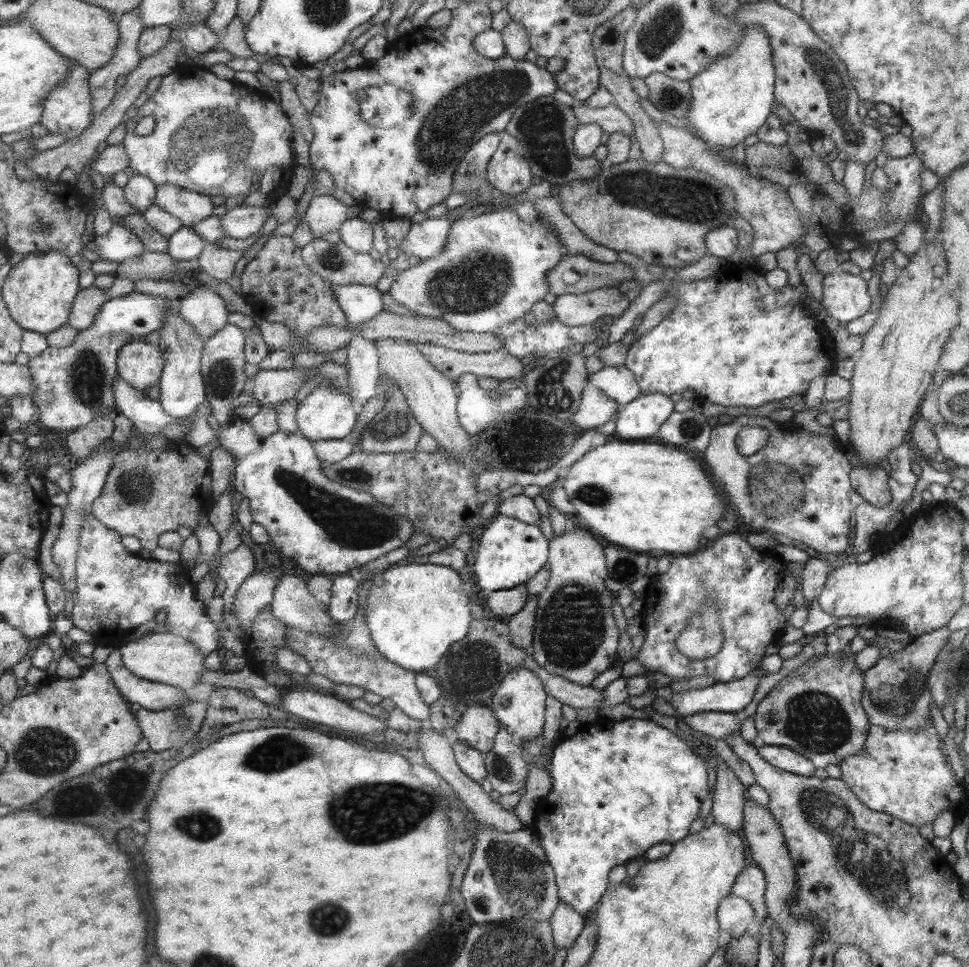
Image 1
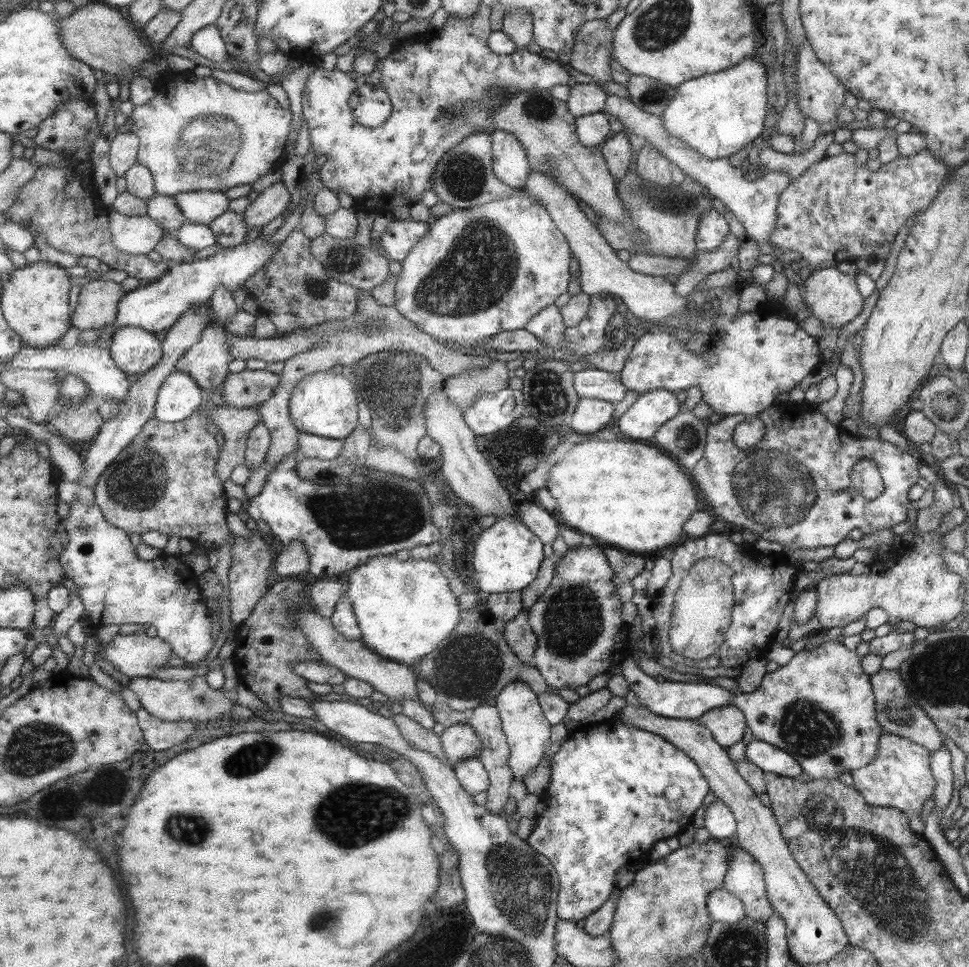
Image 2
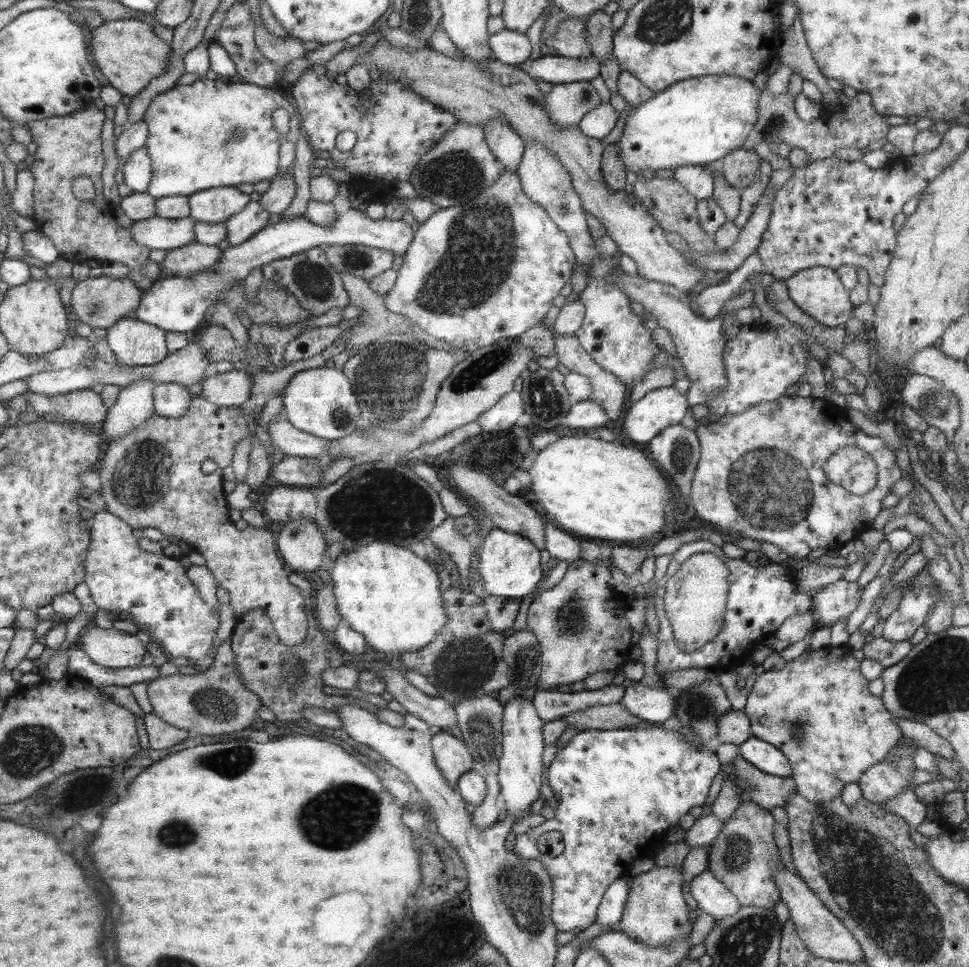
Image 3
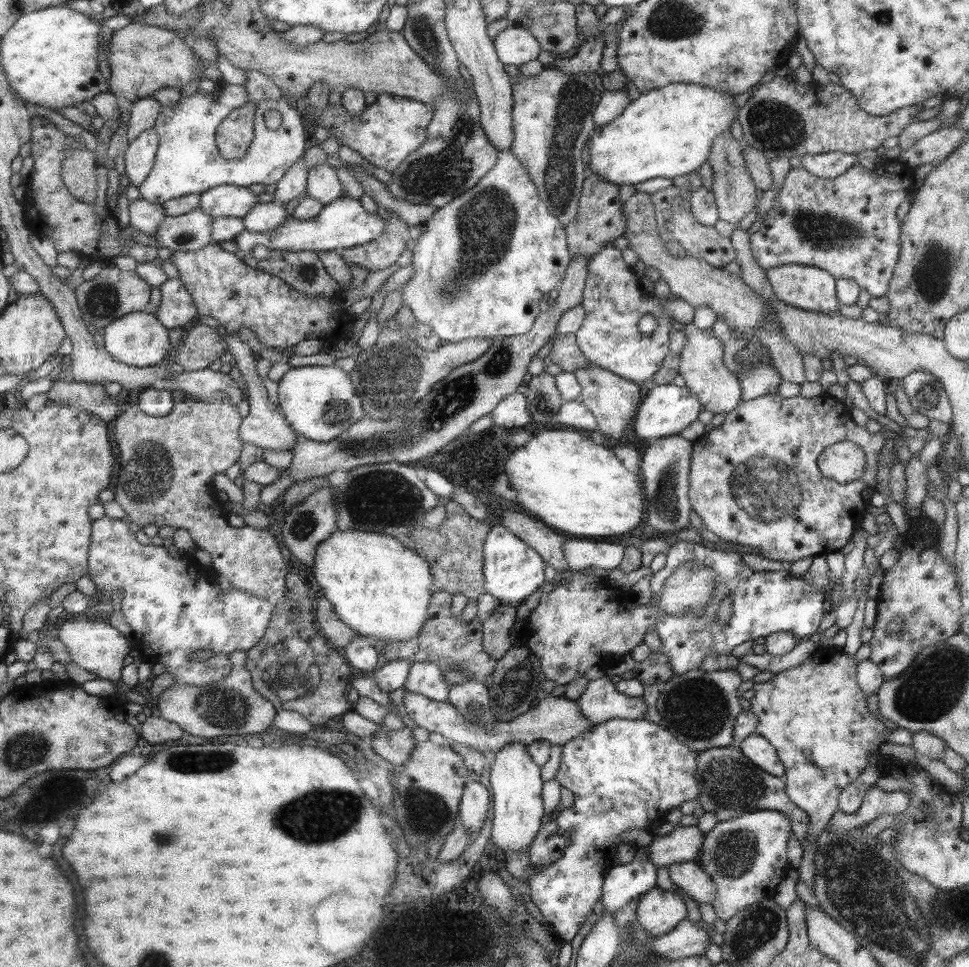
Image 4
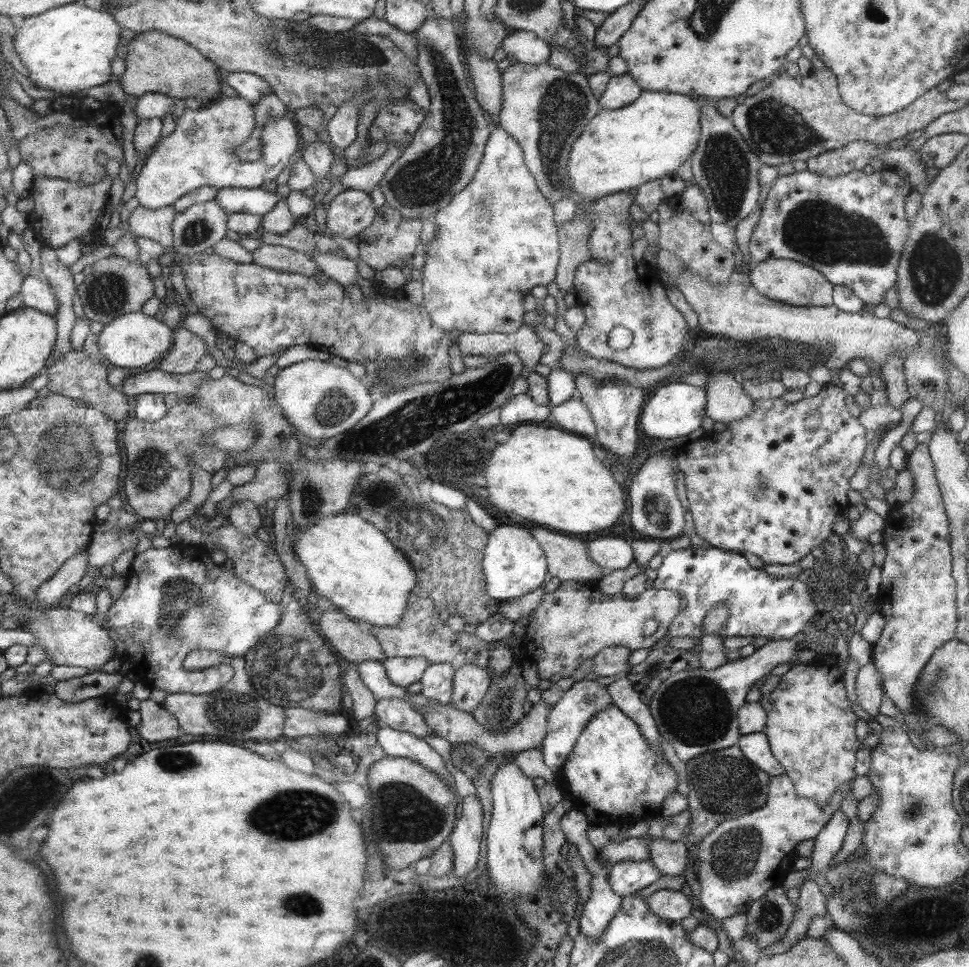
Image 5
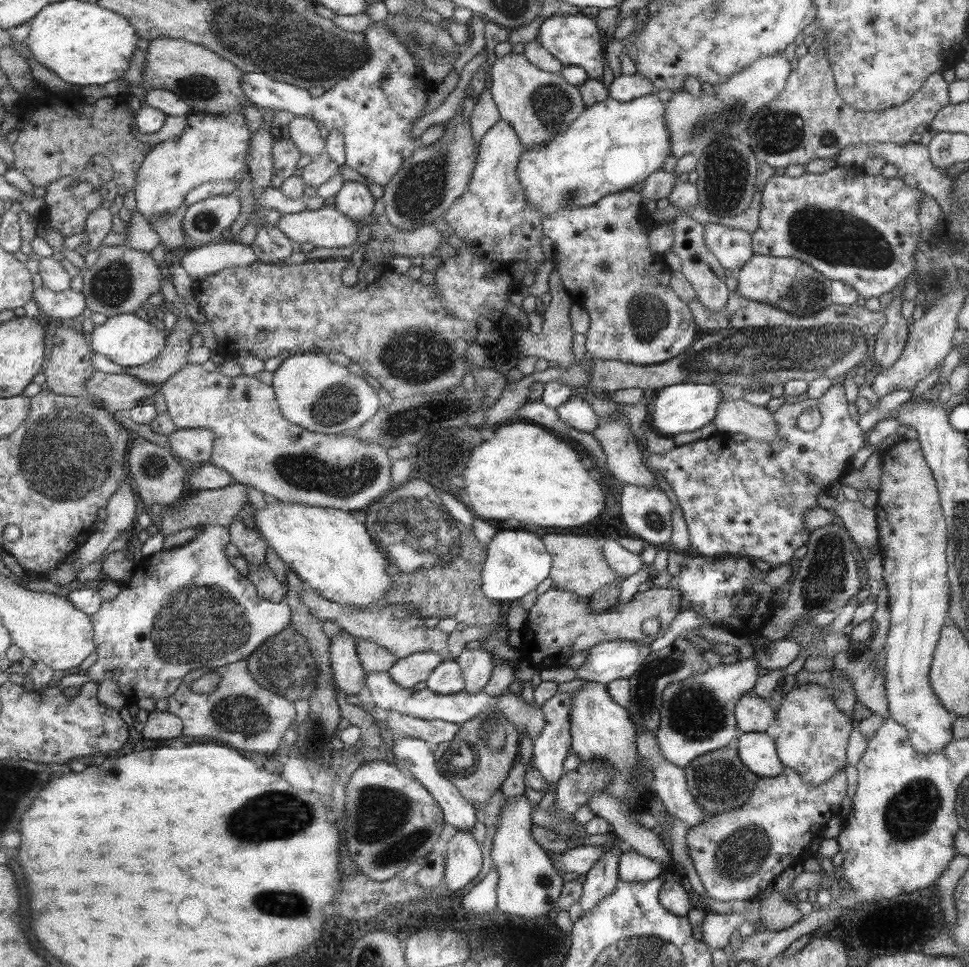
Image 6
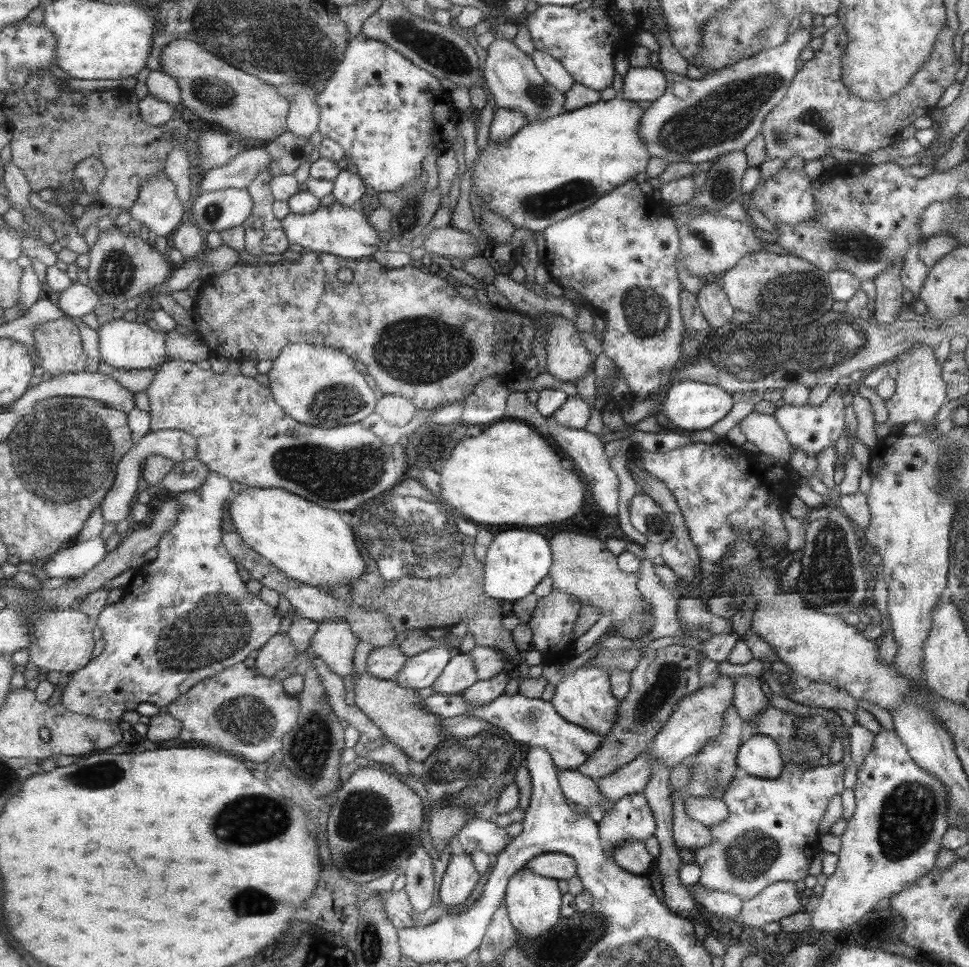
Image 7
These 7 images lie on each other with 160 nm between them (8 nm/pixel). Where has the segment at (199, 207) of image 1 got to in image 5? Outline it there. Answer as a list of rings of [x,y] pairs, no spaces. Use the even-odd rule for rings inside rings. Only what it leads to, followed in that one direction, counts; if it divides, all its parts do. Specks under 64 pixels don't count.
[[[220,188],[216,190],[214,201],[225,211],[225,215],[244,213],[263,217],[278,200],[275,191],[262,188]]]

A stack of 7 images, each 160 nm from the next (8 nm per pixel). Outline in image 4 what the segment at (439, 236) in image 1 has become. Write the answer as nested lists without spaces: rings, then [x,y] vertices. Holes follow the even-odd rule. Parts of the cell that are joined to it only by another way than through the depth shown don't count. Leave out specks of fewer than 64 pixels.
[[[339,197],[323,209],[317,216],[310,220],[295,220],[290,216],[281,226],[273,230],[263,232],[247,232],[245,229],[239,234],[240,256],[252,255],[251,250],[255,246],[265,246],[267,250],[275,252],[301,252],[320,250],[335,251],[361,246],[367,242],[376,240],[385,229],[384,220],[376,214],[368,214],[363,210],[358,199]],[[169,279],[160,286],[160,303],[156,306],[154,315],[169,328],[183,327],[187,329],[196,321],[198,310],[191,302],[191,295],[185,290],[183,281]]]

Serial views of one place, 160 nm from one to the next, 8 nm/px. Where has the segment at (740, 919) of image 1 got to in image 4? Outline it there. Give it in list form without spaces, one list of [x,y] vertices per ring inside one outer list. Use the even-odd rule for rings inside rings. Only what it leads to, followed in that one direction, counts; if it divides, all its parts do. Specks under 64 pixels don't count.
[[[683,861],[667,865],[668,876],[681,891],[698,904],[712,904],[716,899],[715,884],[697,861]]]

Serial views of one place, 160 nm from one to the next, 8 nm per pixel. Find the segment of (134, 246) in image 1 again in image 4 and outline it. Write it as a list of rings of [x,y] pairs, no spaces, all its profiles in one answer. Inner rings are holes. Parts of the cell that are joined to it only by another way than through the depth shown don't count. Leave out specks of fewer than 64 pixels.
[[[195,208],[182,216],[168,217],[156,232],[156,242],[169,251],[199,250],[212,240],[212,218]]]

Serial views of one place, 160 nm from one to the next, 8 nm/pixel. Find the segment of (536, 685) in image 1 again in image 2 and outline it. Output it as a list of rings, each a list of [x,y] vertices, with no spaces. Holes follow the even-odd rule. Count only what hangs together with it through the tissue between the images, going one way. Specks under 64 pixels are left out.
[[[509,682],[496,697],[494,707],[497,709],[502,731],[506,736],[509,747],[508,767],[512,772],[512,780],[522,782],[522,776],[528,773],[539,761],[543,754],[543,746],[549,738],[548,719],[538,702],[538,696],[529,690],[523,682]]]

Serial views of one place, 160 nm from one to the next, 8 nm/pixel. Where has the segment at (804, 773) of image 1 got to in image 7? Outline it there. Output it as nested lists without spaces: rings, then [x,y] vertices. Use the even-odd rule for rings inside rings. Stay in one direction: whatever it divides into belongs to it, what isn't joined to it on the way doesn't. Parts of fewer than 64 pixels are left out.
[[[753,733],[740,744],[735,759],[739,768],[760,779],[779,777],[783,772],[784,761],[780,747],[767,735]]]

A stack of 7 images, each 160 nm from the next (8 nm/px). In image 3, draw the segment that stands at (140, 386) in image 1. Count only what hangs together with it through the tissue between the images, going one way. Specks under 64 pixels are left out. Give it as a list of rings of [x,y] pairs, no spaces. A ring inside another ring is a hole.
[[[127,316],[107,330],[107,342],[121,365],[157,365],[170,356],[165,332],[159,326]]]

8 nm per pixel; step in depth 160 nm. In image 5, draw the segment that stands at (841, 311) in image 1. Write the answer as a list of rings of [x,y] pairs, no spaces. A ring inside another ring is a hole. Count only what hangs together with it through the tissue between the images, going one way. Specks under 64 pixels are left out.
[[[773,258],[753,263],[748,281],[767,298],[791,306],[831,306],[831,284],[817,269],[785,258]]]

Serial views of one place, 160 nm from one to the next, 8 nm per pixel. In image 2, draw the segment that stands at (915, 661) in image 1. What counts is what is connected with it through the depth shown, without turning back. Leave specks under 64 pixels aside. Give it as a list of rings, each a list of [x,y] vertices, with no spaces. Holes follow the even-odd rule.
[[[881,668],[868,677],[875,699],[875,719],[883,727],[885,734],[894,734],[901,738],[910,739],[914,743],[920,743],[929,752],[937,750],[943,745],[937,727],[928,717],[928,714],[925,714],[923,709],[909,696],[909,690],[903,684],[896,669],[885,670]]]

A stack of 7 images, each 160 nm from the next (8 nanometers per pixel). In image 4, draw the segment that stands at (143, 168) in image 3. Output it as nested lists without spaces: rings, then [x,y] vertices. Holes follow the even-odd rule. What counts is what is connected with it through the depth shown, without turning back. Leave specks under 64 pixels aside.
[[[155,128],[143,132],[125,151],[125,172],[130,184],[141,186],[148,180],[156,165],[160,146]]]

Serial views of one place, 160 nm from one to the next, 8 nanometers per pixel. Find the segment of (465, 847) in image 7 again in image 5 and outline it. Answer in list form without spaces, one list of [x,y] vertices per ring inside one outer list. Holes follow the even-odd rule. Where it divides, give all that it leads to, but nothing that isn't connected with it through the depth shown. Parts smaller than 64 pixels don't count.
[[[378,727],[374,735],[377,744],[387,757],[405,757],[421,763],[439,775],[450,786],[456,797],[460,798],[454,789],[453,777],[447,773],[441,757],[423,739],[389,727]]]

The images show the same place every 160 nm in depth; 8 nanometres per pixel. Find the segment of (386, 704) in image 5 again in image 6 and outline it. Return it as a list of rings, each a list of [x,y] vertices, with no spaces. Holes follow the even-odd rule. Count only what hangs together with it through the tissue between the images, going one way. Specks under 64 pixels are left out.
[[[389,711],[381,715],[385,718],[389,730],[396,730],[406,737],[425,742],[449,742],[460,729],[460,724],[441,719],[413,718],[397,711]]]

